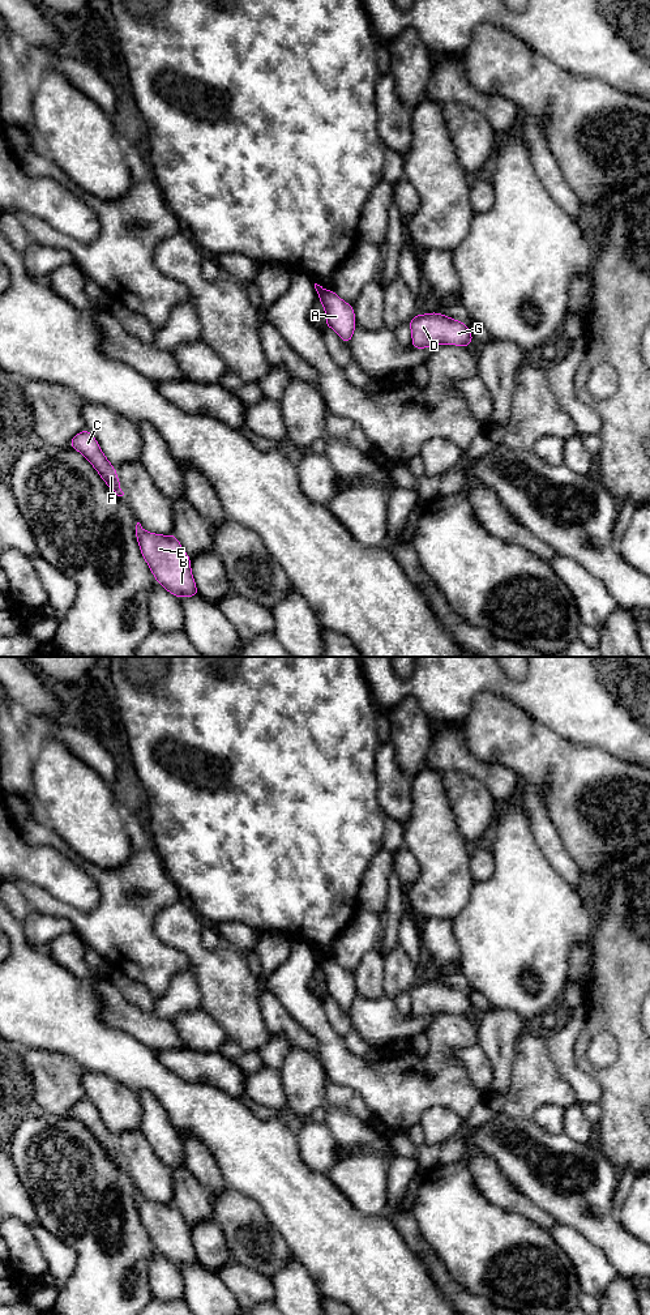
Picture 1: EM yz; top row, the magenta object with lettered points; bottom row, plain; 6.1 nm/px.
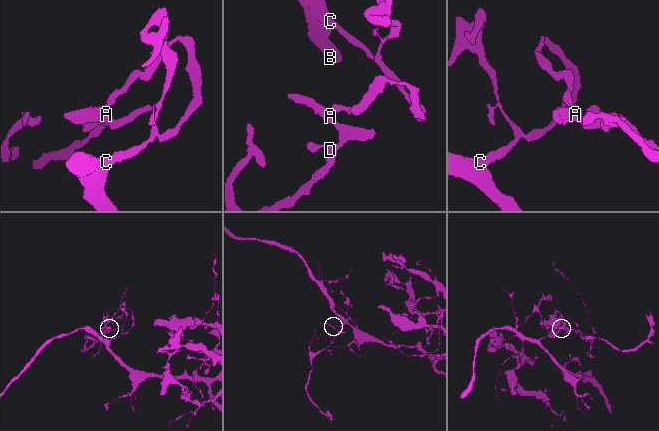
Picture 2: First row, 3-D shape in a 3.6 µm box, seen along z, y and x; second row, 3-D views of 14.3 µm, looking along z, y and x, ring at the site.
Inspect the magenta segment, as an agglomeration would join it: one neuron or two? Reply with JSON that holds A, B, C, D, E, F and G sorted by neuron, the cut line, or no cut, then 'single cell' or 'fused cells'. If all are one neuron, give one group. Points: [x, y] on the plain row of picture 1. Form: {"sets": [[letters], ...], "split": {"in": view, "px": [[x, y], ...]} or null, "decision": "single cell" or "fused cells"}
{"sets": [["A", "D", "G"], ["B", "C", "E", "F"]], "split": {"in": "yz", "px": [[324, 959], [319, 963]]}, "decision": "fused cells"}

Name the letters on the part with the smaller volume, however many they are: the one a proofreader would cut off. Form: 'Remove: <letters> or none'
Remove: A, D, G

